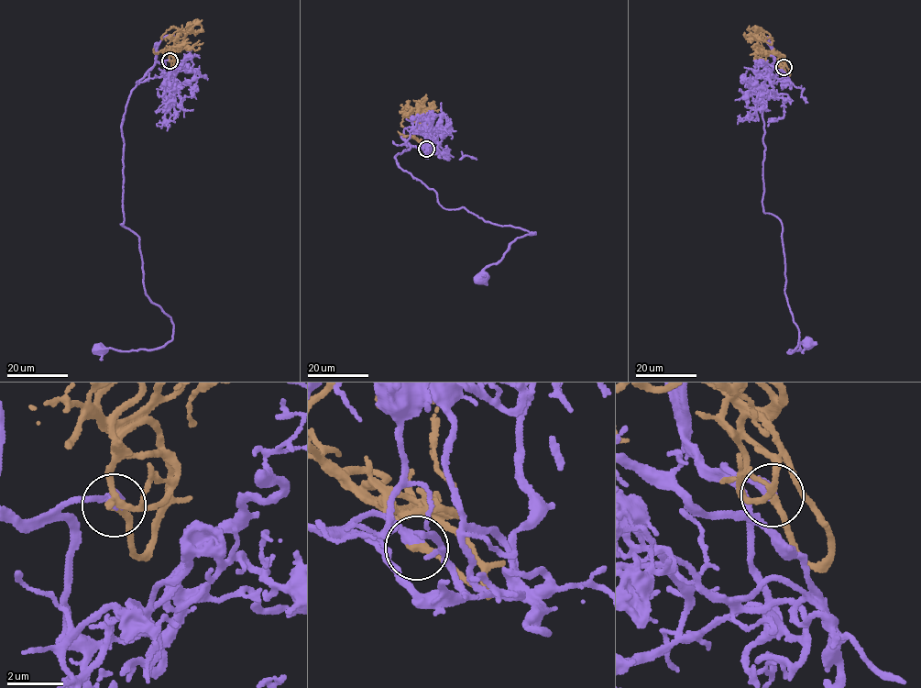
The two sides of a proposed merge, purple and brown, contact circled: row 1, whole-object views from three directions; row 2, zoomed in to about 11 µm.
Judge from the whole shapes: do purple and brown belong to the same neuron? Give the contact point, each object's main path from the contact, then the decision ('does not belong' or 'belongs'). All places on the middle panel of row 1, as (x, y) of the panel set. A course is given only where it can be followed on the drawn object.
(426, 149) | purple via (426, 149), (411, 146), (395, 158), (436, 193), (439, 204), (536, 233), (516, 238), (480, 278) | brown via (426, 149), (433, 153), (414, 135), (422, 114), (416, 108), (408, 116), (420, 122), (418, 106), (431, 103) | belongs

